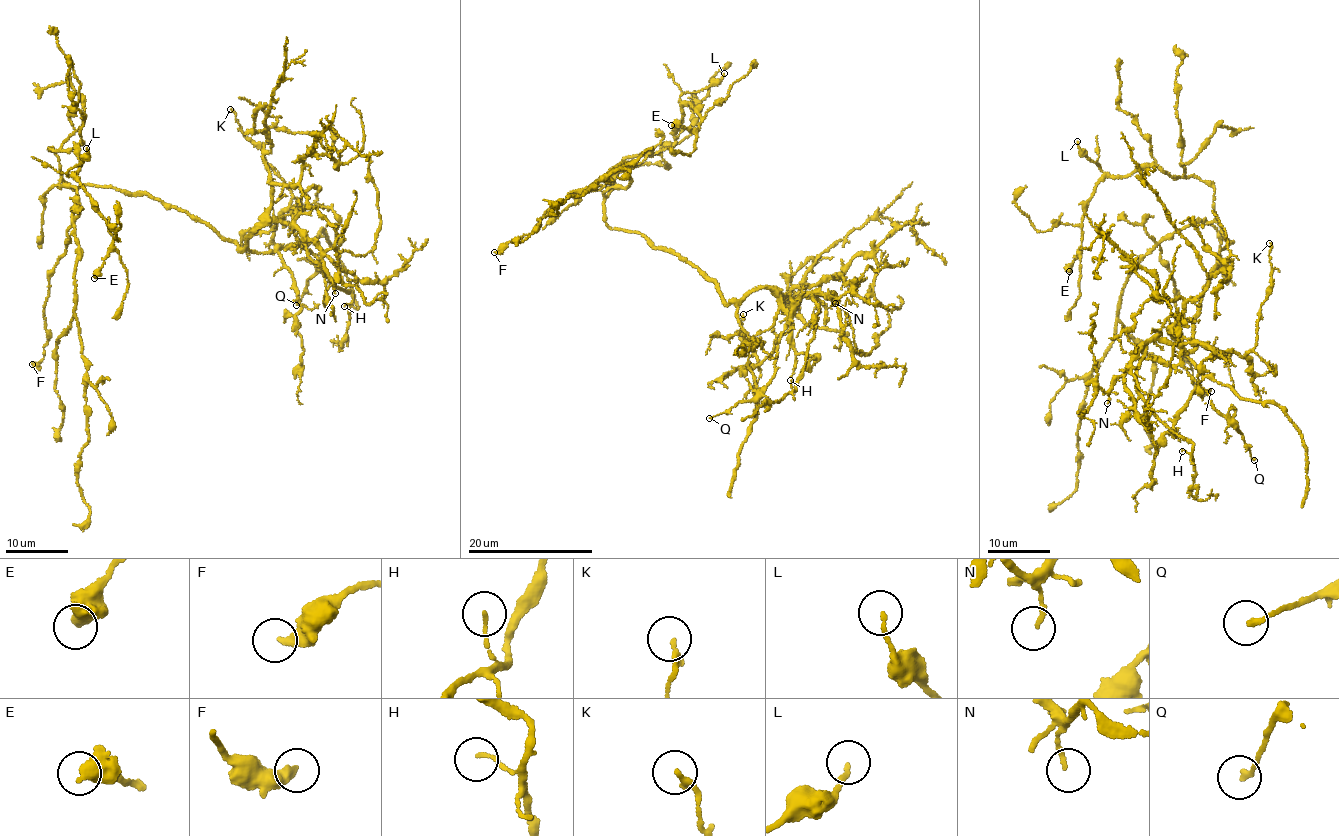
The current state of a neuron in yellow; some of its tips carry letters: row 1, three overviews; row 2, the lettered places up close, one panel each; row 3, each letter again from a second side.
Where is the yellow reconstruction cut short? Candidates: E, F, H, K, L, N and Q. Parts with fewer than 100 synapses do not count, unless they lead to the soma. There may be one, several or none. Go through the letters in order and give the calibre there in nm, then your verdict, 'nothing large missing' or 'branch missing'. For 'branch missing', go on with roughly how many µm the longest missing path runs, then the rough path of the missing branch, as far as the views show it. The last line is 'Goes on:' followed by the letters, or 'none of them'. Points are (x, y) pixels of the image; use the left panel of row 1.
E: 400 nm | nothing large missing
F: 340 nm | nothing large missing
H: 110 nm | nothing large missing
K: 200 nm | nothing large missing
L: 130 nm | nothing large missing
N: 140 nm | nothing large missing
Q: 170 nm | nothing large missing
Goes on: none of them

